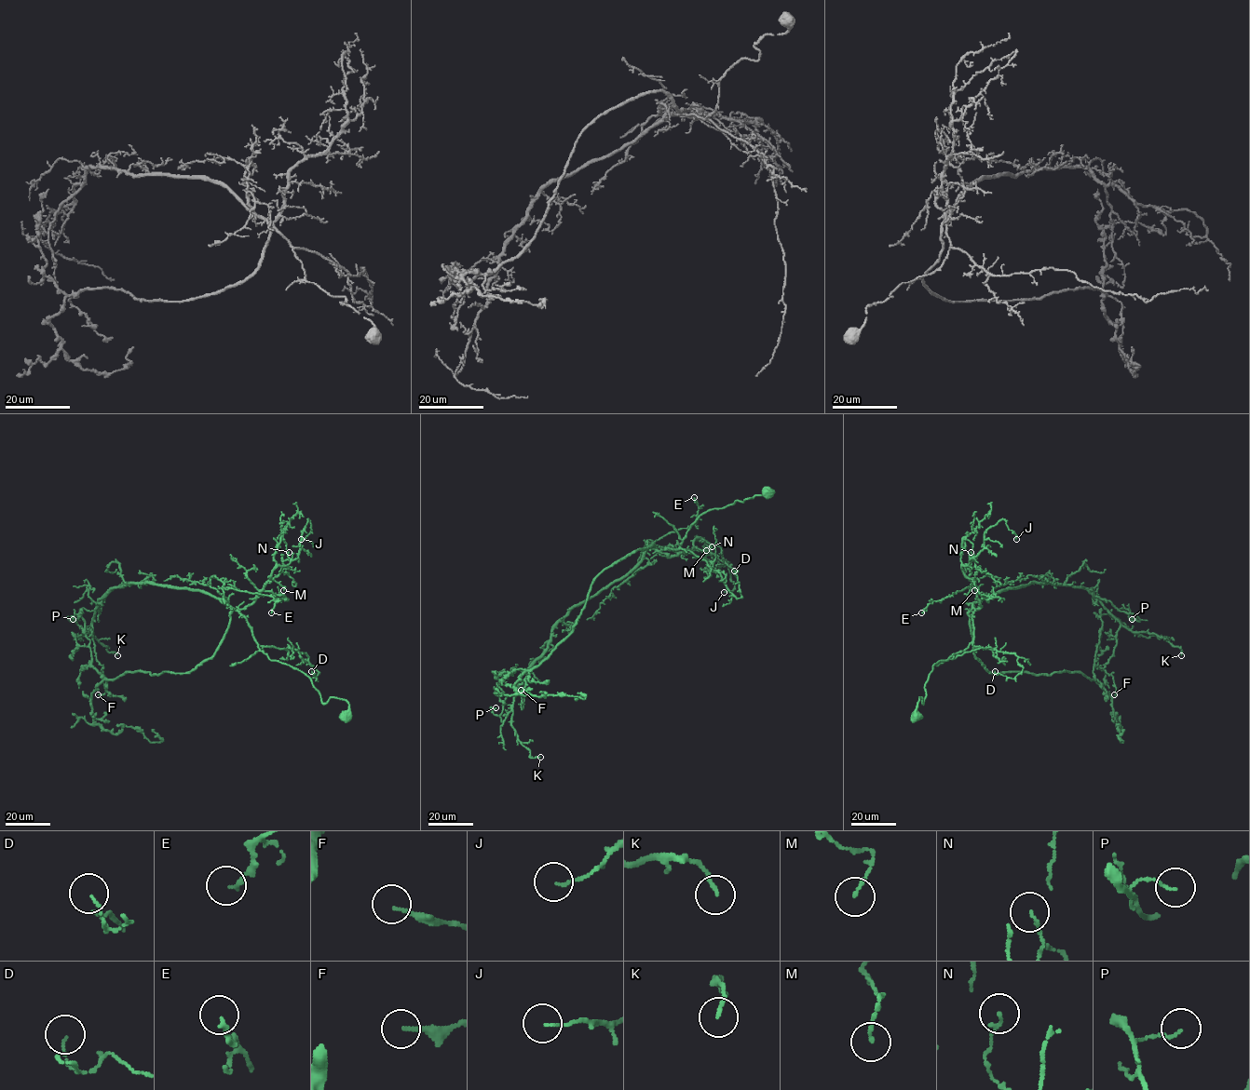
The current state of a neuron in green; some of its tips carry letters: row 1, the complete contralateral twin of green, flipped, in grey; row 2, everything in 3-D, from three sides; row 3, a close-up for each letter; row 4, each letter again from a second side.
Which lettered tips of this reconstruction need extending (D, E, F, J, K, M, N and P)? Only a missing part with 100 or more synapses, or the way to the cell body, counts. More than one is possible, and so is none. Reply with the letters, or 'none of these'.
none of these

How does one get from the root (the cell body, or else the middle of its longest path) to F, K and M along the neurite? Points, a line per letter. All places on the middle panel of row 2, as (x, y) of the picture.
F: (767, 491), (702, 513), (677, 549), (648, 549), (575, 604), (521, 690)
K: (767, 491), (702, 513), (677, 549), (648, 549), (558, 623), (513, 698), (512, 727), (530, 757), (540, 757)
M: (767, 491), (771, 493), (702, 513), (677, 549), (664, 547), (660, 552), (672, 557), (687, 549), (706, 550)

